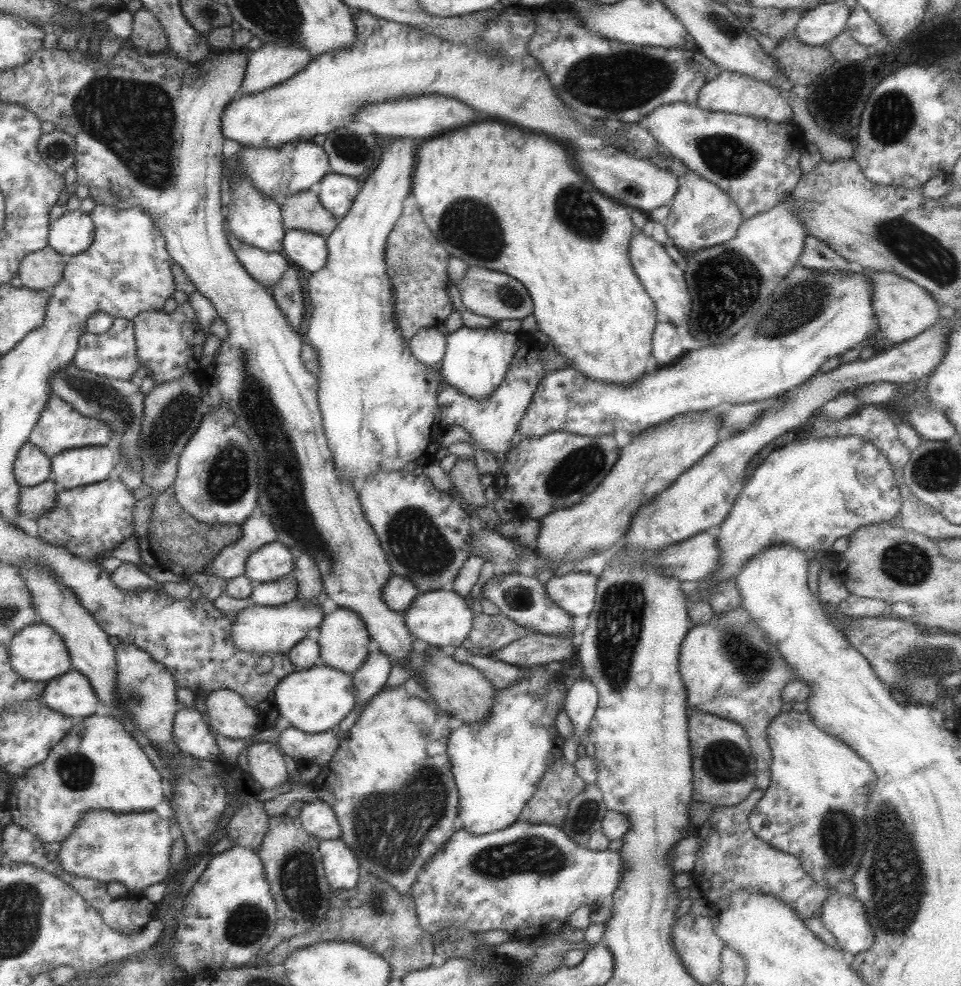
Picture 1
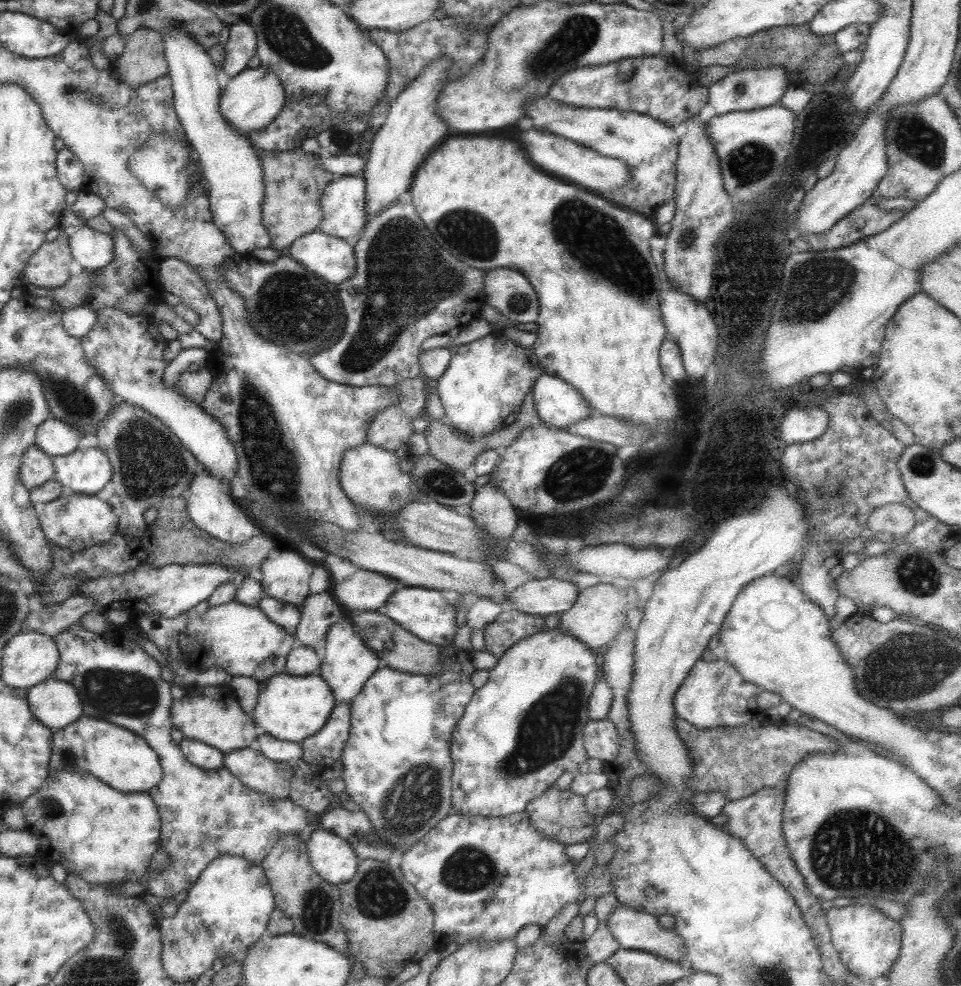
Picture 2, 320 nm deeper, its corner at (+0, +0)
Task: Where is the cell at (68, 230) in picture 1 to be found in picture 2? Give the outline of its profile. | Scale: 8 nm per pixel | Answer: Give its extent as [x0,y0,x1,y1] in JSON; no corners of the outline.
[67,225,114,270]

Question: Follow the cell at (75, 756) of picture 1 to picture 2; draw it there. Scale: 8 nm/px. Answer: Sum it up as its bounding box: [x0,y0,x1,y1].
[48,717,161,793]

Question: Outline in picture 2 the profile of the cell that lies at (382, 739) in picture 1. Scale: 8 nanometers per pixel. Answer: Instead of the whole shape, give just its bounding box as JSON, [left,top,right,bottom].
[340,644,476,854]

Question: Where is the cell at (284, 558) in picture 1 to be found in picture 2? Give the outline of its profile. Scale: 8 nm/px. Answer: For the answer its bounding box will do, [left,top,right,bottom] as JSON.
[259,550,313,608]

